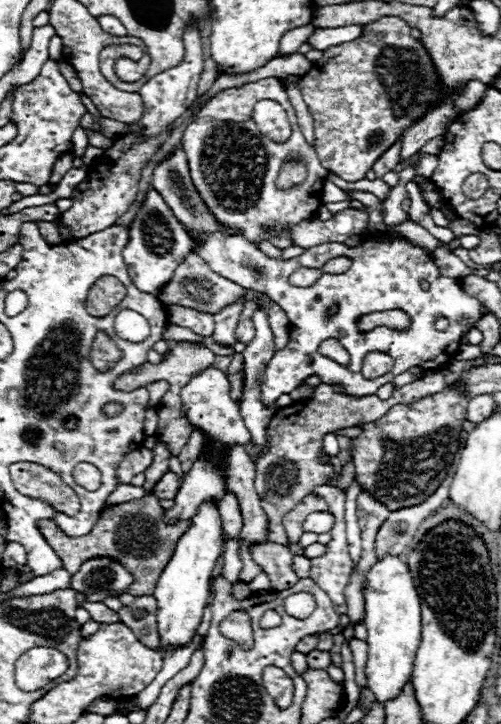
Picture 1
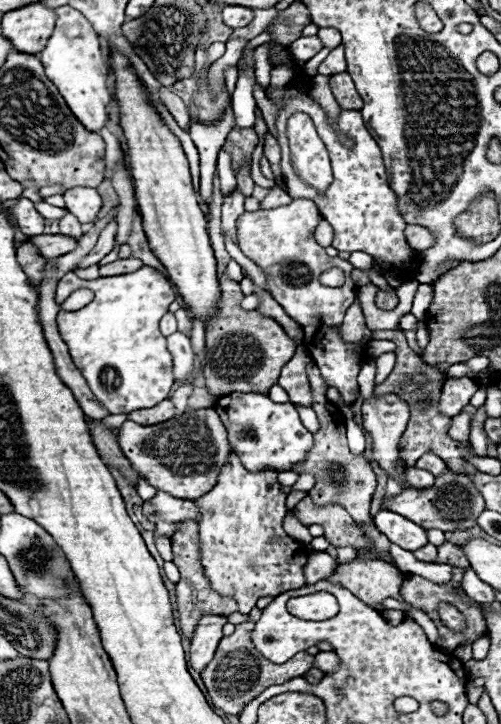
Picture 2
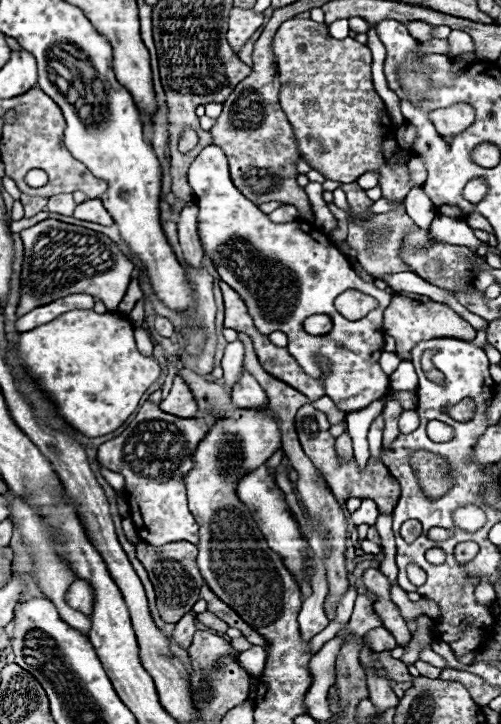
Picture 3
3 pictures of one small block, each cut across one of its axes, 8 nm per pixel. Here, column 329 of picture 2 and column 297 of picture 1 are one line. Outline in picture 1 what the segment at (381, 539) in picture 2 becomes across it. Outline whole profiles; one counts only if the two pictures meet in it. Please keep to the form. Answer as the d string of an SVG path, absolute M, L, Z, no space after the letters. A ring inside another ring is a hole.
M426 372L420 380L406 384L402 388L394 388L394 394L388 400L380 400L378 396L364 396L364 398L352 398L342 396L332 390L328 384L320 384L314 388L312 396L300 402L294 402L292 406L284 406L276 412L276 416L268 424L268 440L272 444L268 456L260 458L256 464L256 490L262 498L262 508L268 516L268 540L278 544L290 544L284 528L282 518L286 512L290 512L304 496L308 496L316 486L326 484L332 474L332 464L318 462L318 452L322 450L322 436L326 432L334 432L336 428L348 428L356 422L372 422L378 420L388 412L388 408L396 404L412 404L412 400L420 400L424 396L442 392L446 388L446 380L440 372Z

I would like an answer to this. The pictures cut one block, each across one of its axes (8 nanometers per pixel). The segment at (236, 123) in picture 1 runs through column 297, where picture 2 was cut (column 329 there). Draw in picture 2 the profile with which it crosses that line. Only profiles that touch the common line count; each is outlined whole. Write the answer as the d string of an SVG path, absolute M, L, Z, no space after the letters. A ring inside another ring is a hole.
M294 70L290 82L282 88L276 88L270 92L270 100L274 104L286 106L286 112L280 112L280 116L276 116L276 130L278 130L278 144L282 150L282 174L288 186L288 194L292 198L310 198L316 202L320 214L324 220L328 220L334 228L334 240L332 246L340 252L366 252L374 258L378 258L380 262L388 264L382 270L390 272L394 270L400 280L408 280L416 274L418 264L420 264L420 252L412 250L404 238L404 228L406 222L402 220L402 216L396 210L396 196L390 190L388 184L388 176L384 170L384 162L382 162L382 152L380 146L376 144L376 140L370 136L370 132L364 128L362 116L358 110L340 110L340 116L336 118L334 124L330 124L330 118L326 116L326 112L322 110L320 104L316 104L310 96L312 84L310 80L304 78L304 74L300 70ZM288 90L296 90L294 96L286 96ZM294 112L306 112L314 124L316 130L320 134L320 138L324 140L330 160L332 160L332 168L334 168L334 182L330 184L330 188L324 194L316 194L314 188L306 186L304 182L300 182L300 178L292 172L292 164L290 164L290 154L288 154L288 142L286 142L286 120L290 118L290 114ZM336 130L346 132L352 140L354 140L354 148L346 150L338 140L336 140Z

